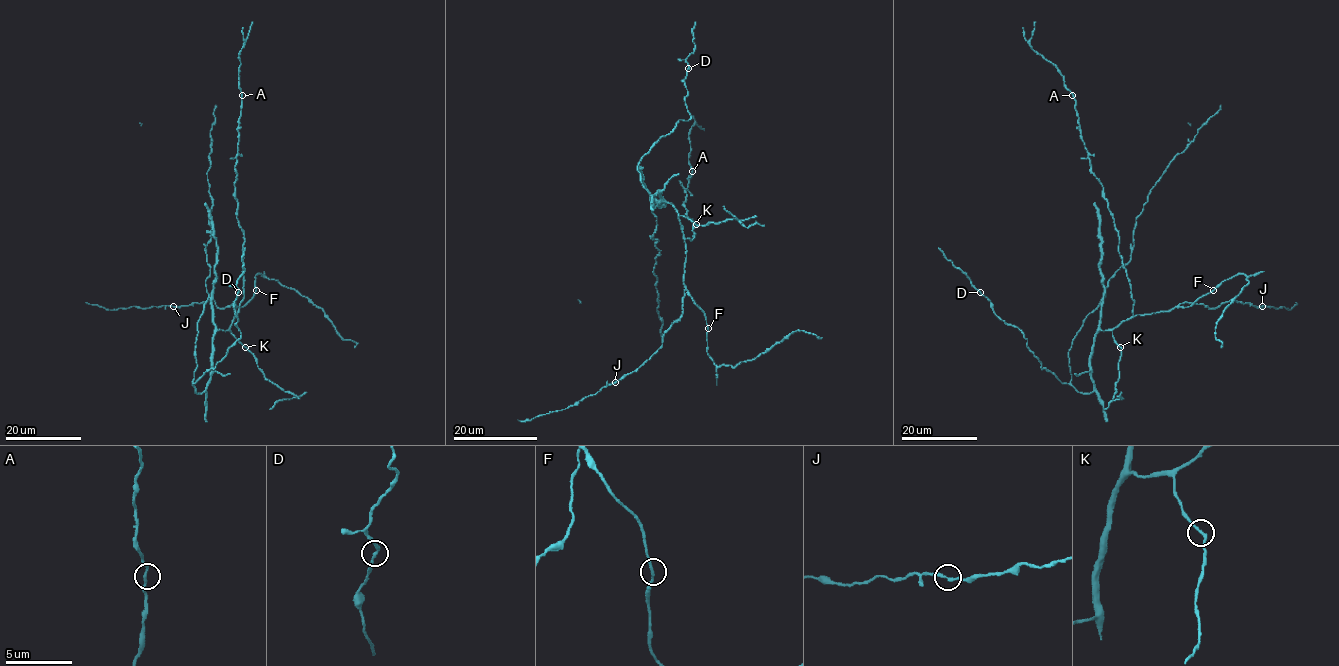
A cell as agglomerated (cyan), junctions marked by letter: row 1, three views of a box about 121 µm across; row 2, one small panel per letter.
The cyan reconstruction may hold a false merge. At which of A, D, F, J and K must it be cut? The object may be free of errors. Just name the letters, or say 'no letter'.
no letter

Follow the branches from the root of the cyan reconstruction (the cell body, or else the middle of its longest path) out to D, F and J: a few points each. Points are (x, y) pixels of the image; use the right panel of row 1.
D: (1125, 320), (1097, 332), (1090, 358), (1093, 390), (1083, 393), (1042, 368), (1023, 333), (1002, 320), (980, 292)
F: (1125, 320), (1138, 315), (1189, 307), (1213, 290)
J: (1125, 320), (1138, 315), (1169, 312), (1185, 302), (1216, 308), (1237, 300), (1261, 306)

